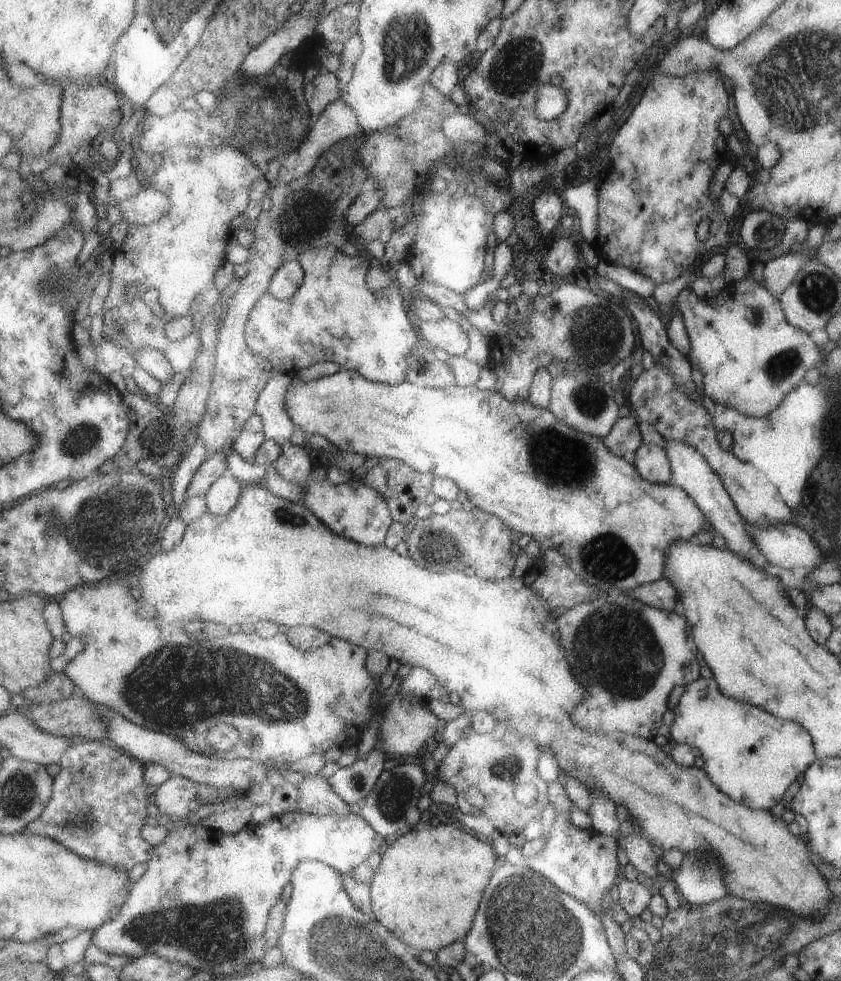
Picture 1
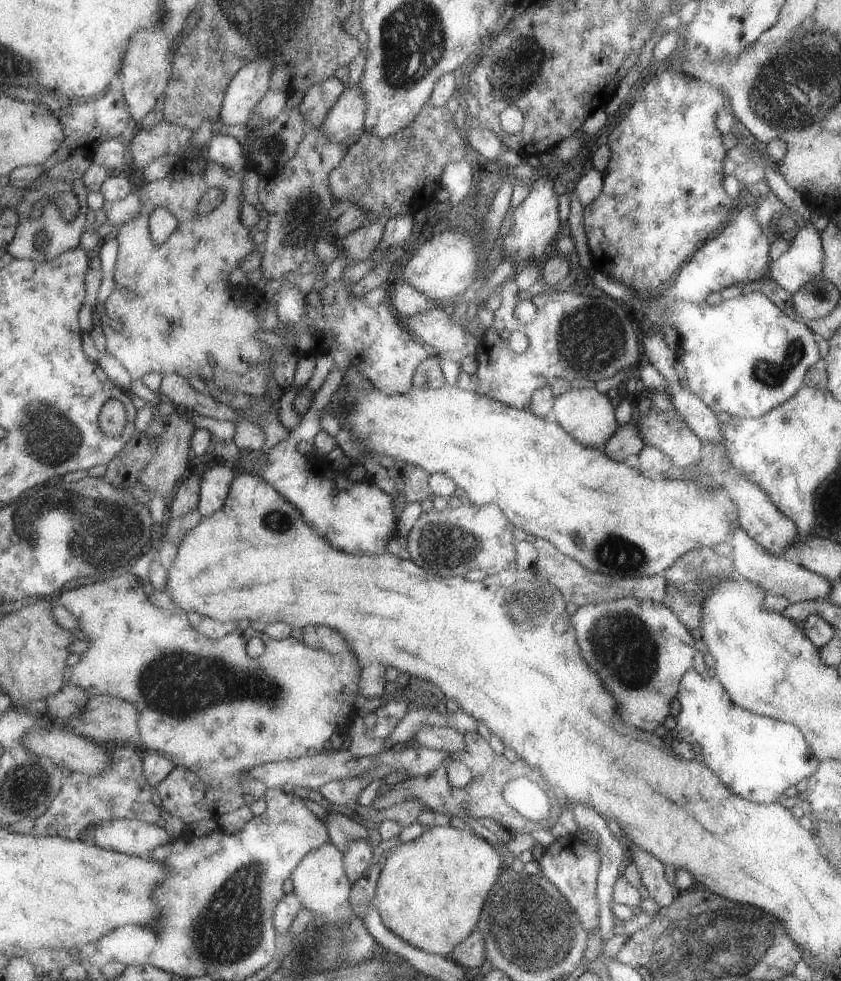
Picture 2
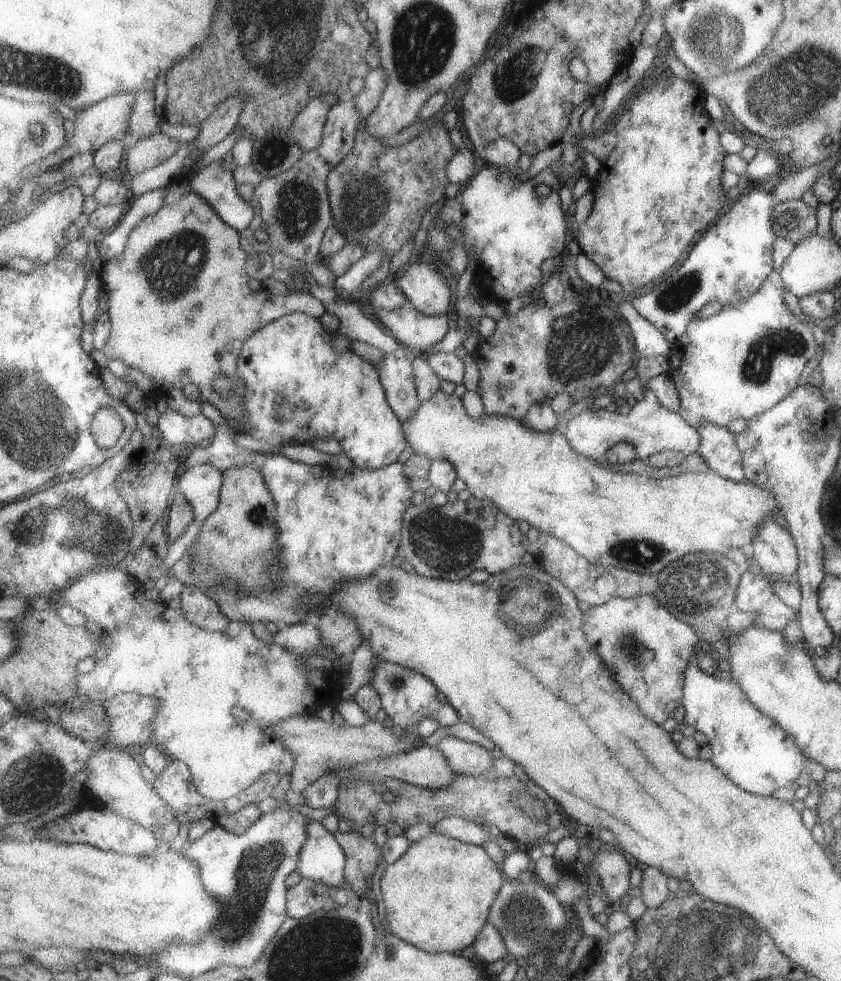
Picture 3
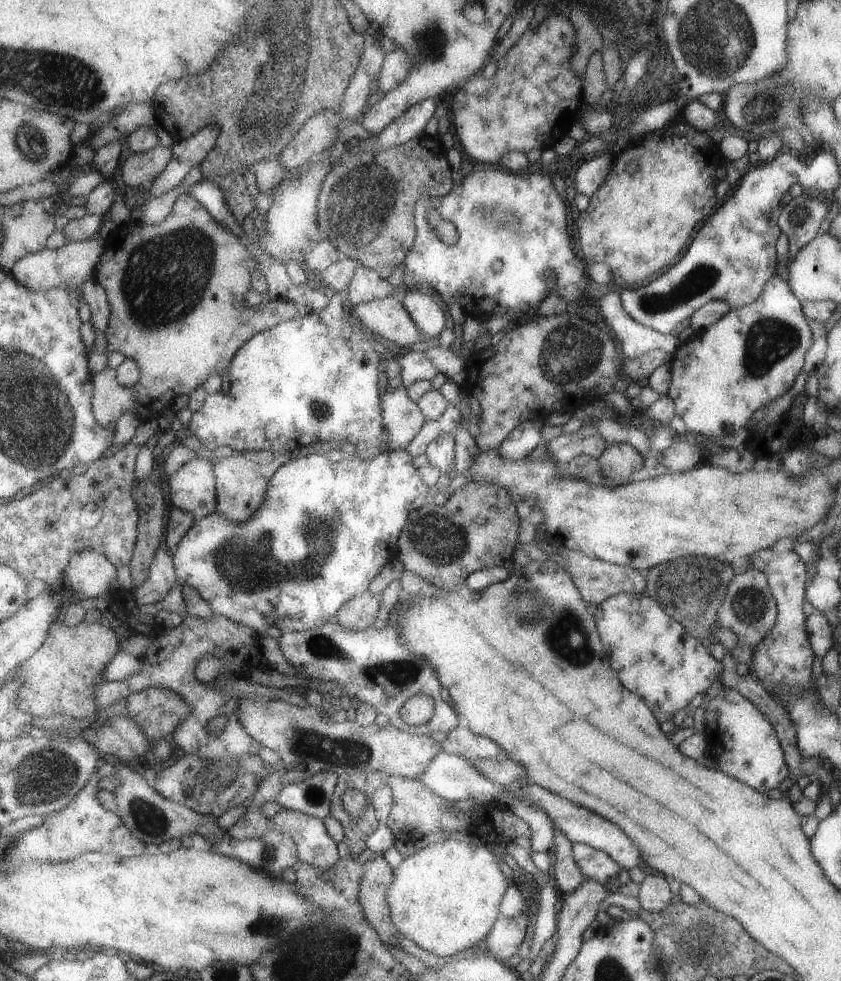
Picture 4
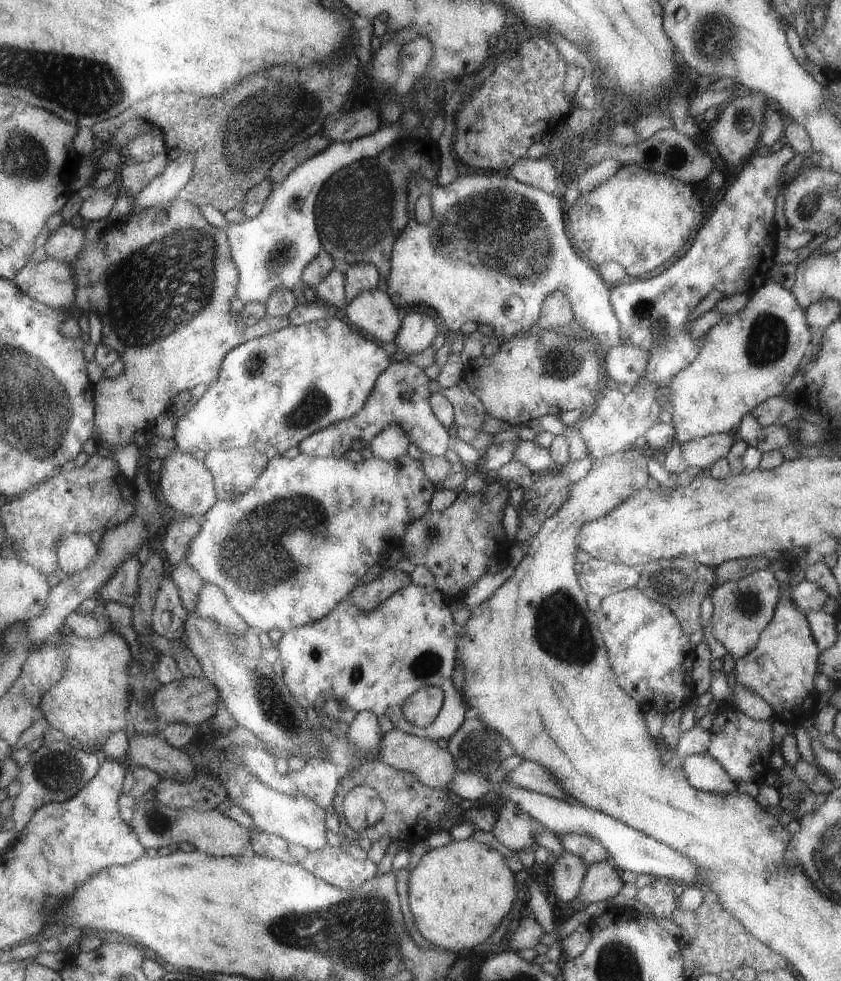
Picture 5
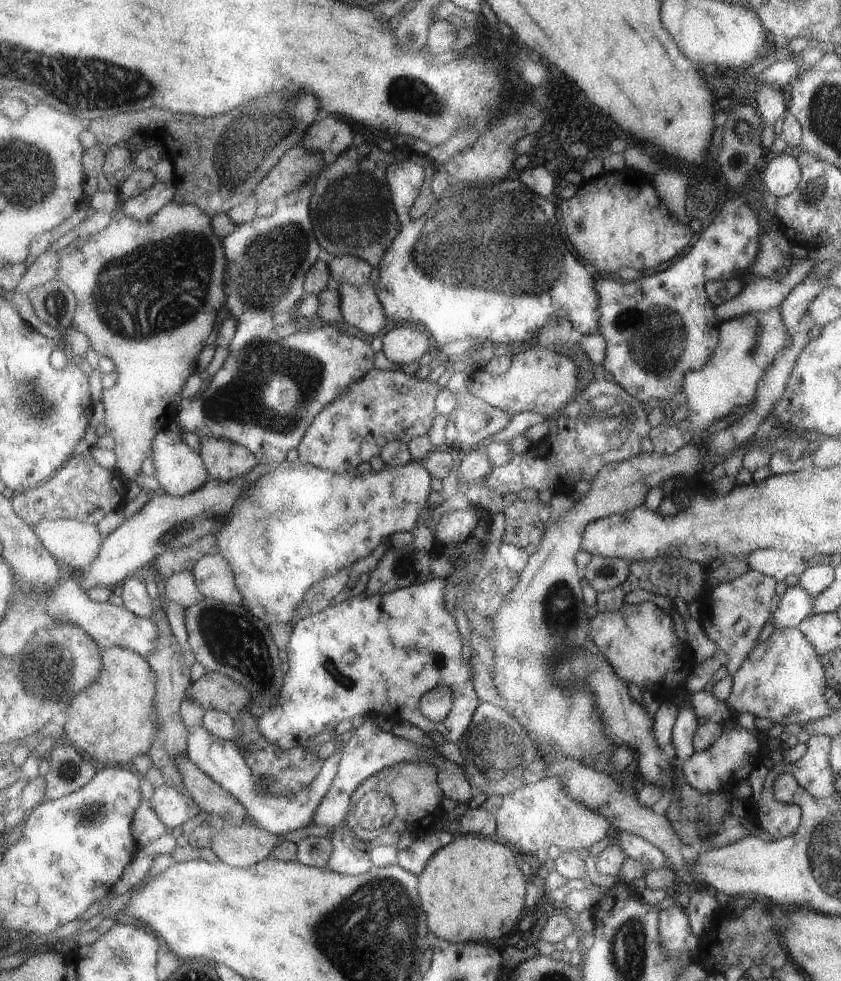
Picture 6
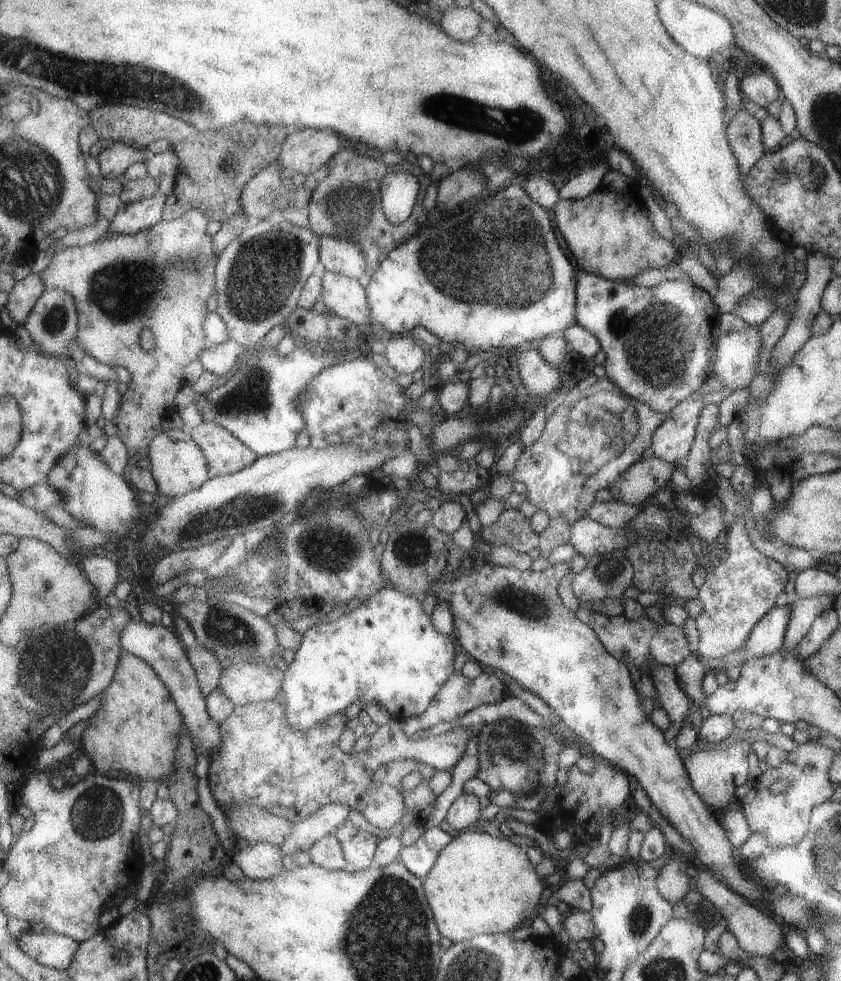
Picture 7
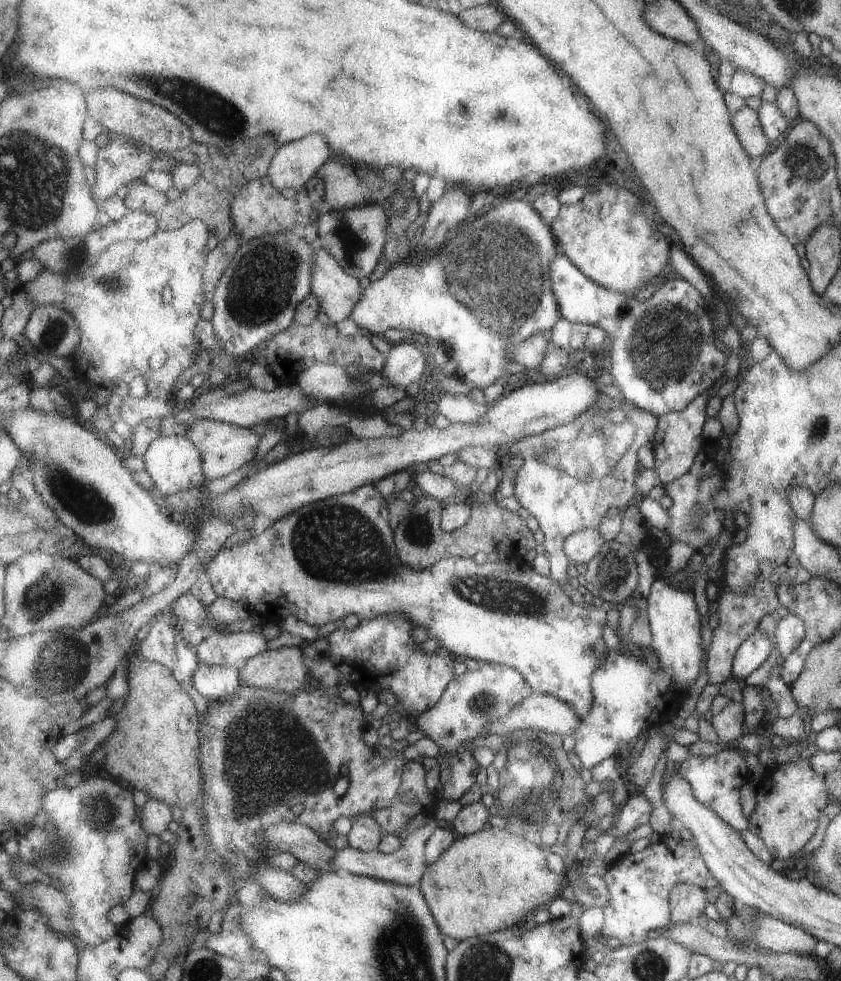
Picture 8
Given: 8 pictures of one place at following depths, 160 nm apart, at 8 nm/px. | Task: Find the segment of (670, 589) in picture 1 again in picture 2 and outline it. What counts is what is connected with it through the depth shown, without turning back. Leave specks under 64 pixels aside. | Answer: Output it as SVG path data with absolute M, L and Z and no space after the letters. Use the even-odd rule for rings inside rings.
M536 537L534 545L538 550L538 559L534 564L535 570L543 580L549 580L563 593L567 603L573 602L573 604L583 606L583 604L597 604L597 602L605 602L605 600L613 600L613 598L625 598L625 596L637 596L641 600L661 603L667 596L665 588L667 588L668 573L666 571L653 576L645 576L645 578L619 578L619 576L609 576L609 574L587 570L577 560L563 554L547 539Z

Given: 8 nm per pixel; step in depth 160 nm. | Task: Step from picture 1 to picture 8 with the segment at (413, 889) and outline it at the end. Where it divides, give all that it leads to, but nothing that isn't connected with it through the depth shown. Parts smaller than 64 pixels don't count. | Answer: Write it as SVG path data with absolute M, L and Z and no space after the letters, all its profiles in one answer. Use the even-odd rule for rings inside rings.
M487 826L477 834L458 836L456 841L444 852L435 864L431 864L423 876L421 890L433 908L433 916L439 928L453 938L465 940L471 936L483 936L489 932L505 930L519 924L529 912L558 898L567 886L566 873L555 874L547 866L548 850L539 848L523 836L515 836L515 831Z

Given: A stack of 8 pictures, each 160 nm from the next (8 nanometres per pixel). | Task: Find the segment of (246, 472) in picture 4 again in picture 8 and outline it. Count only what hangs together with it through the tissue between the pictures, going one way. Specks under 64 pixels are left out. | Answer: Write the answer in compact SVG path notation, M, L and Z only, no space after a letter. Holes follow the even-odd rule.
M194 419L185 436L192 440L201 451L204 475L209 481L215 478L223 478L223 476L231 474L237 468L252 462L255 454L257 454L259 440L261 440L261 435L253 428L248 429L211 419Z

